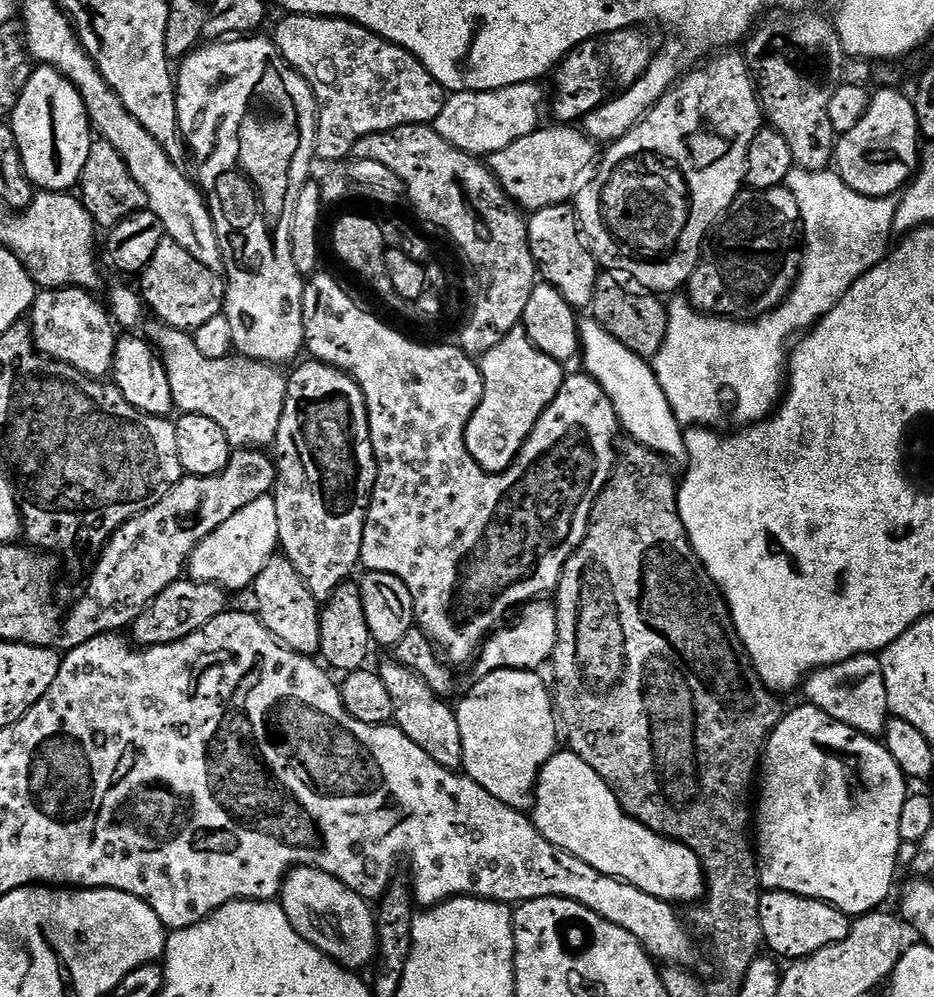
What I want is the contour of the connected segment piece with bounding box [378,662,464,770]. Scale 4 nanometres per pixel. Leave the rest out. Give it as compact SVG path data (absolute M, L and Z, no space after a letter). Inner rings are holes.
M399 662L379 665L378 671L382 682L386 682L386 690L390 694L392 703L392 720L395 727L401 728L414 742L414 746L422 746L438 766L456 770L463 765L462 730L458 730L458 718L453 705L447 699L436 695L436 691L420 677L417 672L412 672L407 666Z

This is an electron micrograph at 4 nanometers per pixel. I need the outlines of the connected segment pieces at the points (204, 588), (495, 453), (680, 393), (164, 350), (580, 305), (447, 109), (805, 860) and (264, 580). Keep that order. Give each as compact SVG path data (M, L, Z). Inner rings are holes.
M181 578L166 586L154 602L130 626L131 639L145 648L178 642L218 618L229 607L229 593L218 584L200 584L191 578Z
M523 326L510 330L478 363L484 391L464 431L464 452L483 472L499 474L516 461L538 418L562 390L566 369L561 361L542 354Z
M793 167L788 175L786 186L790 190L790 194L794 194L794 198L798 198L798 210L800 211L800 224L802 225L802 259L800 262L800 275L796 277L796 282L792 286L788 297L783 300L773 312L769 312L767 316L759 317L755 322L741 322L738 320L729 320L726 316L710 316L707 312L699 312L692 305L692 301L687 298L676 300L673 304L667 305L668 309L668 325L666 326L666 342L662 342L662 346L658 350L656 356L651 357L650 363L653 371L656 372L658 385L665 392L666 398L672 407L673 414L676 419L684 426L707 426L713 430L728 430L732 422L736 419L740 426L751 427L753 424L759 424L761 421L768 419L775 408L779 405L779 397L784 390L784 371L788 360L788 348L784 346L786 340L790 339L795 332L803 333L805 330L811 330L824 319L824 315L830 310L834 310L836 303L843 298L848 291L854 286L854 282L860 277L865 276L875 264L880 263L889 251L890 243L888 239L894 236L892 227L894 226L894 214L900 205L896 196L867 196L866 194L858 194L858 190L854 190L849 184L840 177L839 172L835 170L825 170L823 172L810 172ZM722 386L735 386L734 392L736 400L728 400L724 406L722 404Z
M152 322L146 336L164 362L172 403L181 413L218 422L228 435L229 444L236 450L260 450L275 441L288 393L288 376L280 373L283 371L277 365L239 354L206 358L198 351L191 331L159 322Z
M571 203L552 204L548 208L540 208L537 212L531 213L528 220L528 249L534 258L543 283L554 286L554 290L558 290L558 294L562 294L562 298L566 298L566 302L570 302L572 308L577 310L591 309L594 290L596 289L598 261L592 256L591 250L588 249L582 235L576 209Z
M529 82L499 88L497 92L453 92L445 99L442 114L434 121L435 130L446 142L477 158L506 150L510 142L518 142L518 138L526 138L541 127L540 115L546 112L546 92L544 96L538 85Z
M801 703L801 708L785 711L784 717L778 726L768 735L768 742L758 765L758 788L760 784L760 817L754 820L754 851L756 863L760 869L761 889L769 892L789 892L795 896L805 896L811 900L821 900L832 904L840 912L845 912L850 918L867 916L881 907L880 904L892 892L892 879L898 872L896 859L901 842L898 834L898 818L902 814L902 795L900 796L900 783L902 777L894 758L890 758L888 749L879 739L864 736L858 730L830 718L820 708L813 704Z
M282 554L268 561L268 565L258 574L254 585L256 608L260 620L276 635L280 643L296 652L316 654L320 650L321 605L310 594L294 566Z

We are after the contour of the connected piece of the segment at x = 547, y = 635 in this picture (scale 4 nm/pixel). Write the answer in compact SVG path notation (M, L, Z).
M541 598L525 604L519 609L516 621L509 628L501 627L492 633L484 642L475 661L474 669L477 677L489 676L498 670L537 670L543 664L549 663L556 653L556 639L558 638L558 618L556 605Z

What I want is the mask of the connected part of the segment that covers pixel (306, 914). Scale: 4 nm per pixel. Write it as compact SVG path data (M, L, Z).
M294 868L284 879L278 900L284 905L286 918L292 923L296 933L341 967L347 970L361 970L360 968L366 967L371 960L373 963L377 959L376 918L373 909L368 909L371 908L369 901L342 882L338 882L338 878L317 868Z

